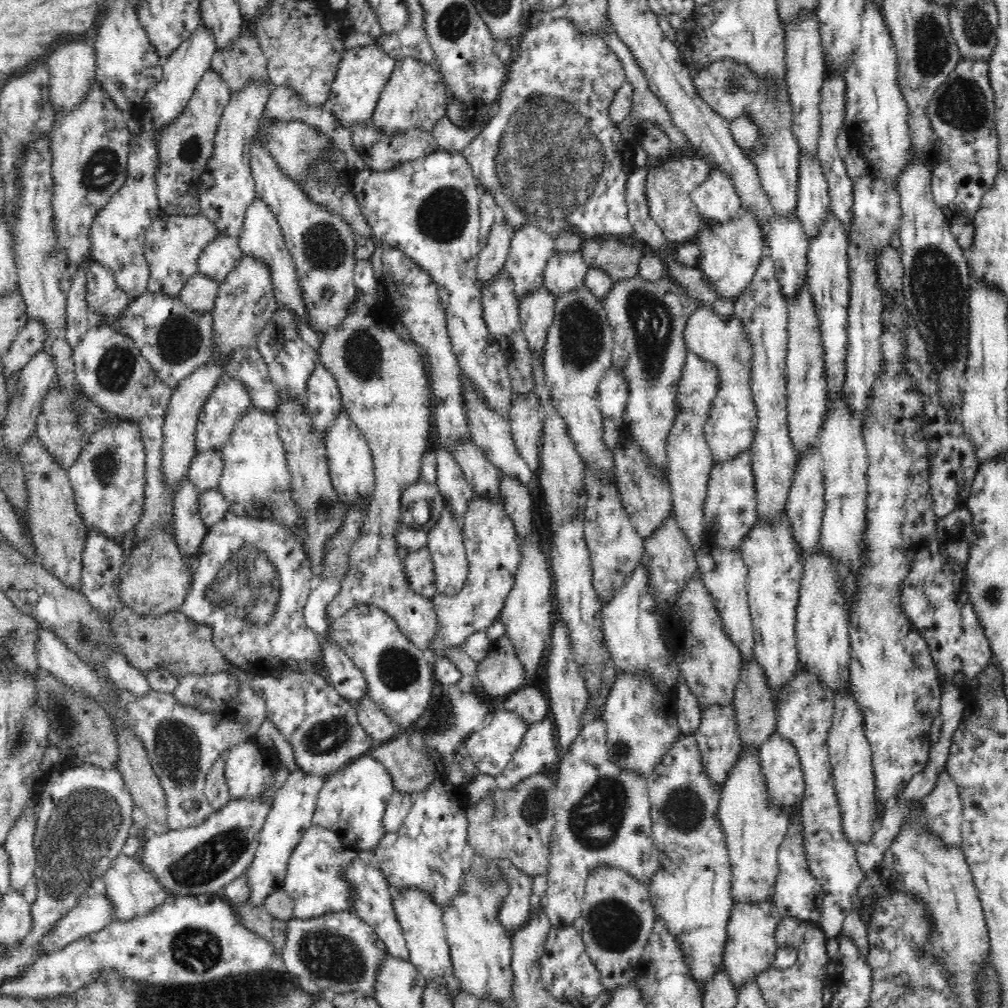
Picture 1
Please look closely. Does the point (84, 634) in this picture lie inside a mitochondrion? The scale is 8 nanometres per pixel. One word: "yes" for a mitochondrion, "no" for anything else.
yes

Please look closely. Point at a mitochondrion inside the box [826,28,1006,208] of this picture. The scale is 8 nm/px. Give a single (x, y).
(962, 106)

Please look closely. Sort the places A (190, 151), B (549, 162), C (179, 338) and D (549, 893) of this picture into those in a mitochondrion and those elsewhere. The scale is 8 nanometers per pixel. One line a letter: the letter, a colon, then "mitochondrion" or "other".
A: mitochondrion
B: mitochondrion
C: mitochondrion
D: other

